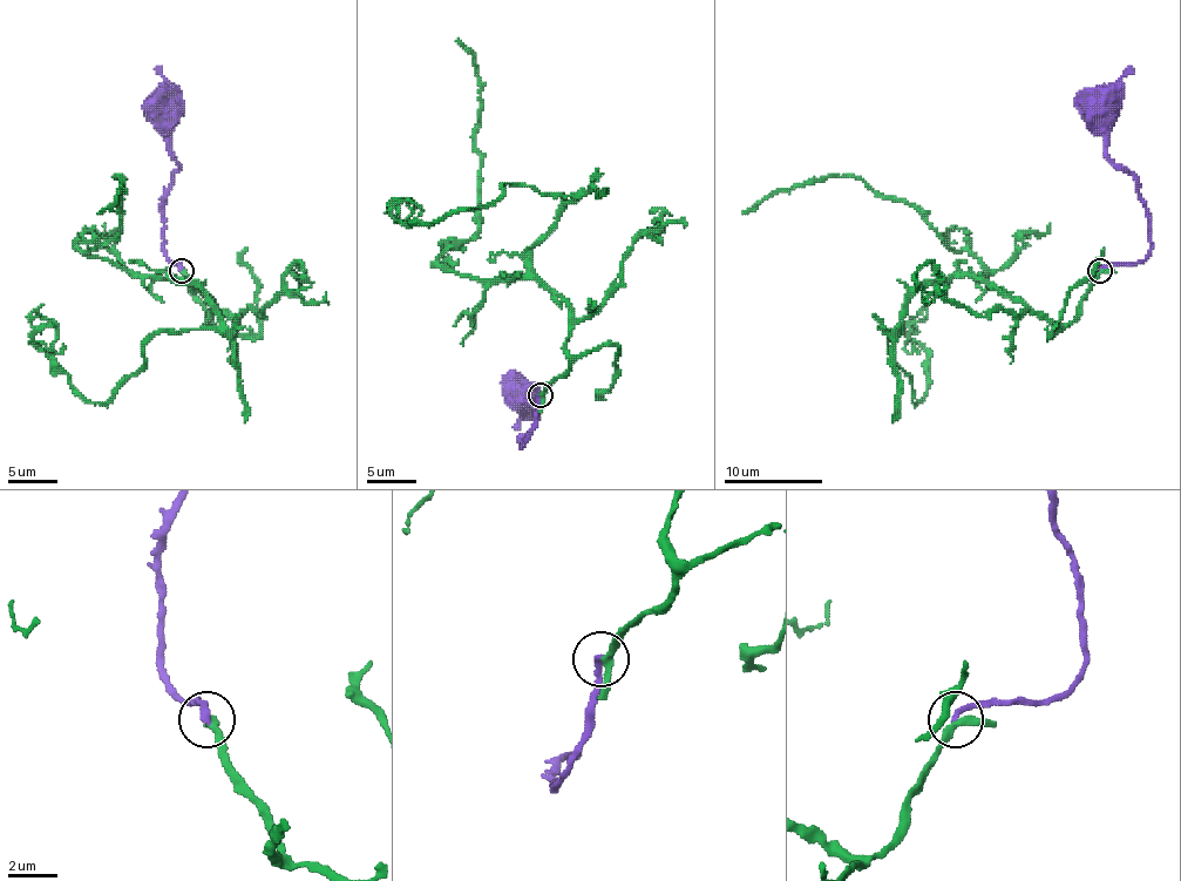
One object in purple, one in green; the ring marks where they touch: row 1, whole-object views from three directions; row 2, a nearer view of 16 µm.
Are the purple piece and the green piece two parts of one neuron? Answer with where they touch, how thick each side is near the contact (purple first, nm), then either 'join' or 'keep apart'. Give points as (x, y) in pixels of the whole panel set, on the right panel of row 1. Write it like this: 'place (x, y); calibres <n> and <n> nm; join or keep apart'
place (1099, 271); calibres 240 and 260 nm; keep apart

